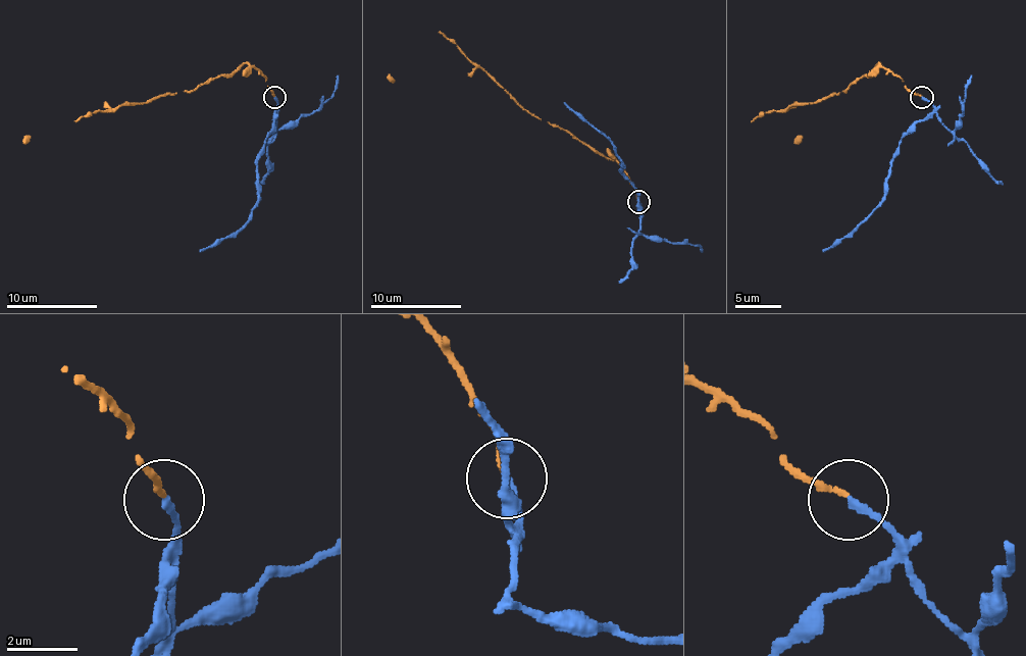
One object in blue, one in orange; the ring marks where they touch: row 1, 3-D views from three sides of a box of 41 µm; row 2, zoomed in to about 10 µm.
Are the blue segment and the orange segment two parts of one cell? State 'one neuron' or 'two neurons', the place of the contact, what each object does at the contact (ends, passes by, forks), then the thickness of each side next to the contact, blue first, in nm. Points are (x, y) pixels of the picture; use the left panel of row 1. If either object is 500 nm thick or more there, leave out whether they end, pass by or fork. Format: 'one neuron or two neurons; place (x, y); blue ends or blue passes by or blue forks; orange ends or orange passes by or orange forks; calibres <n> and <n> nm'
two neurons; place (274, 97); blue ends; orange ends; calibres 200 and 140 nm

